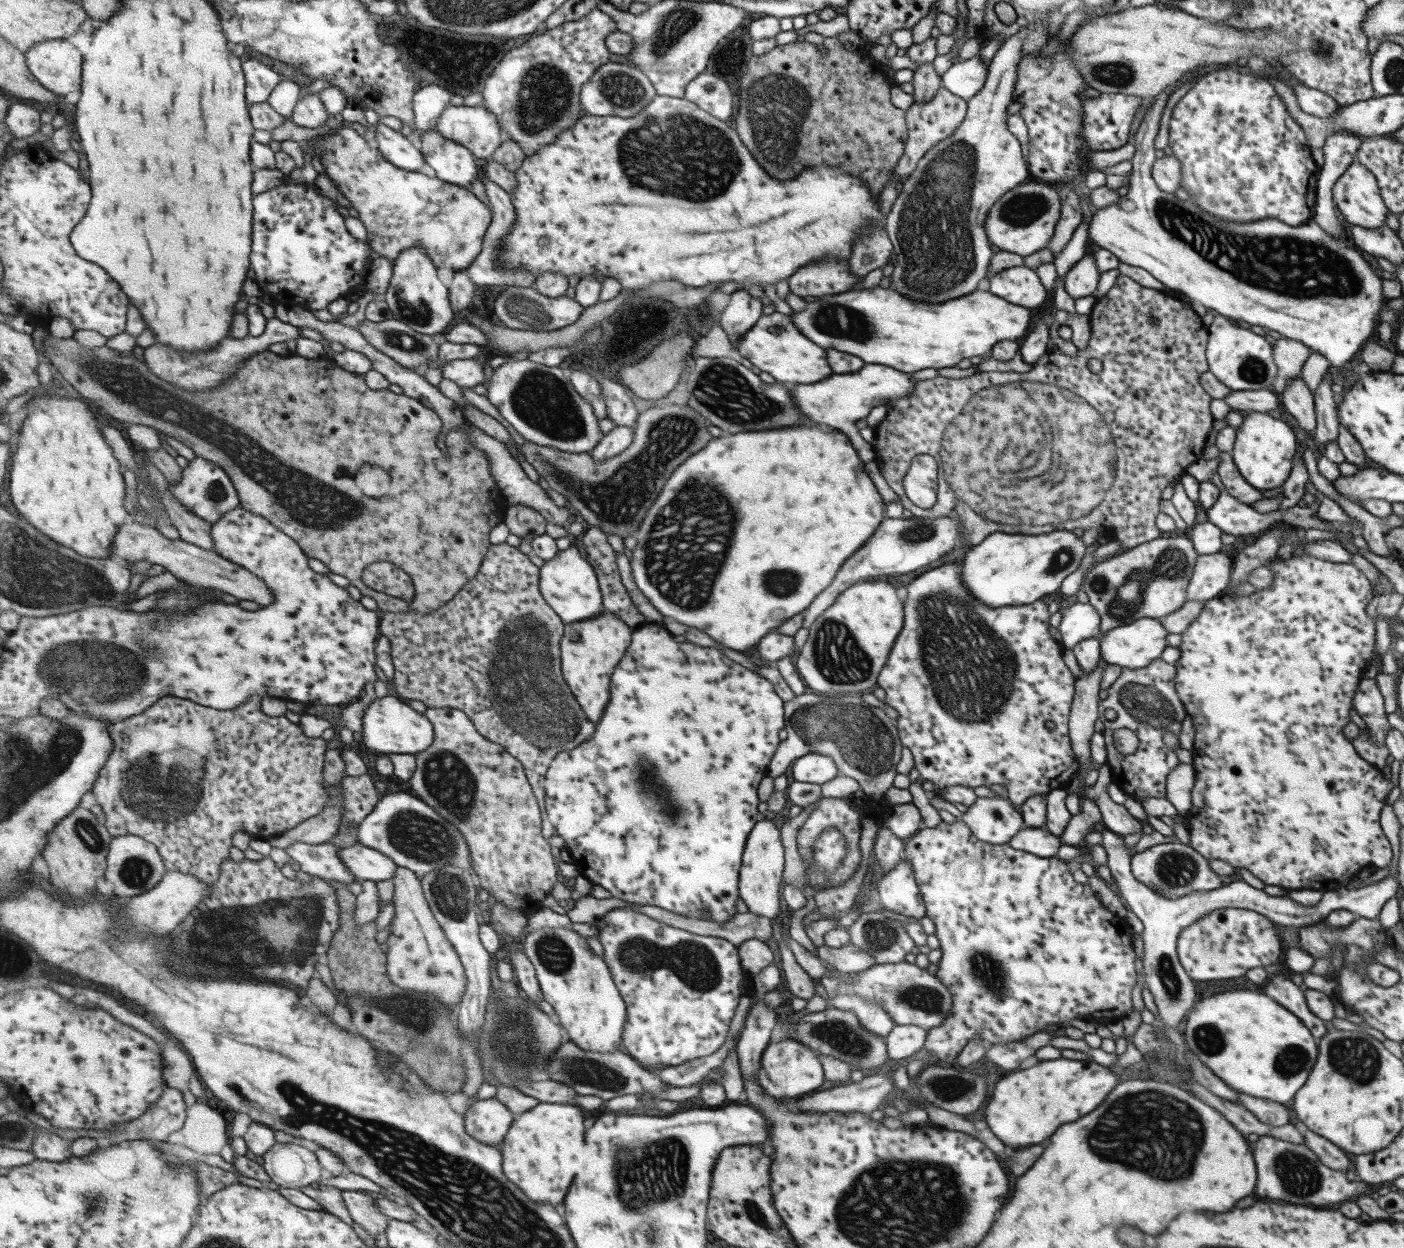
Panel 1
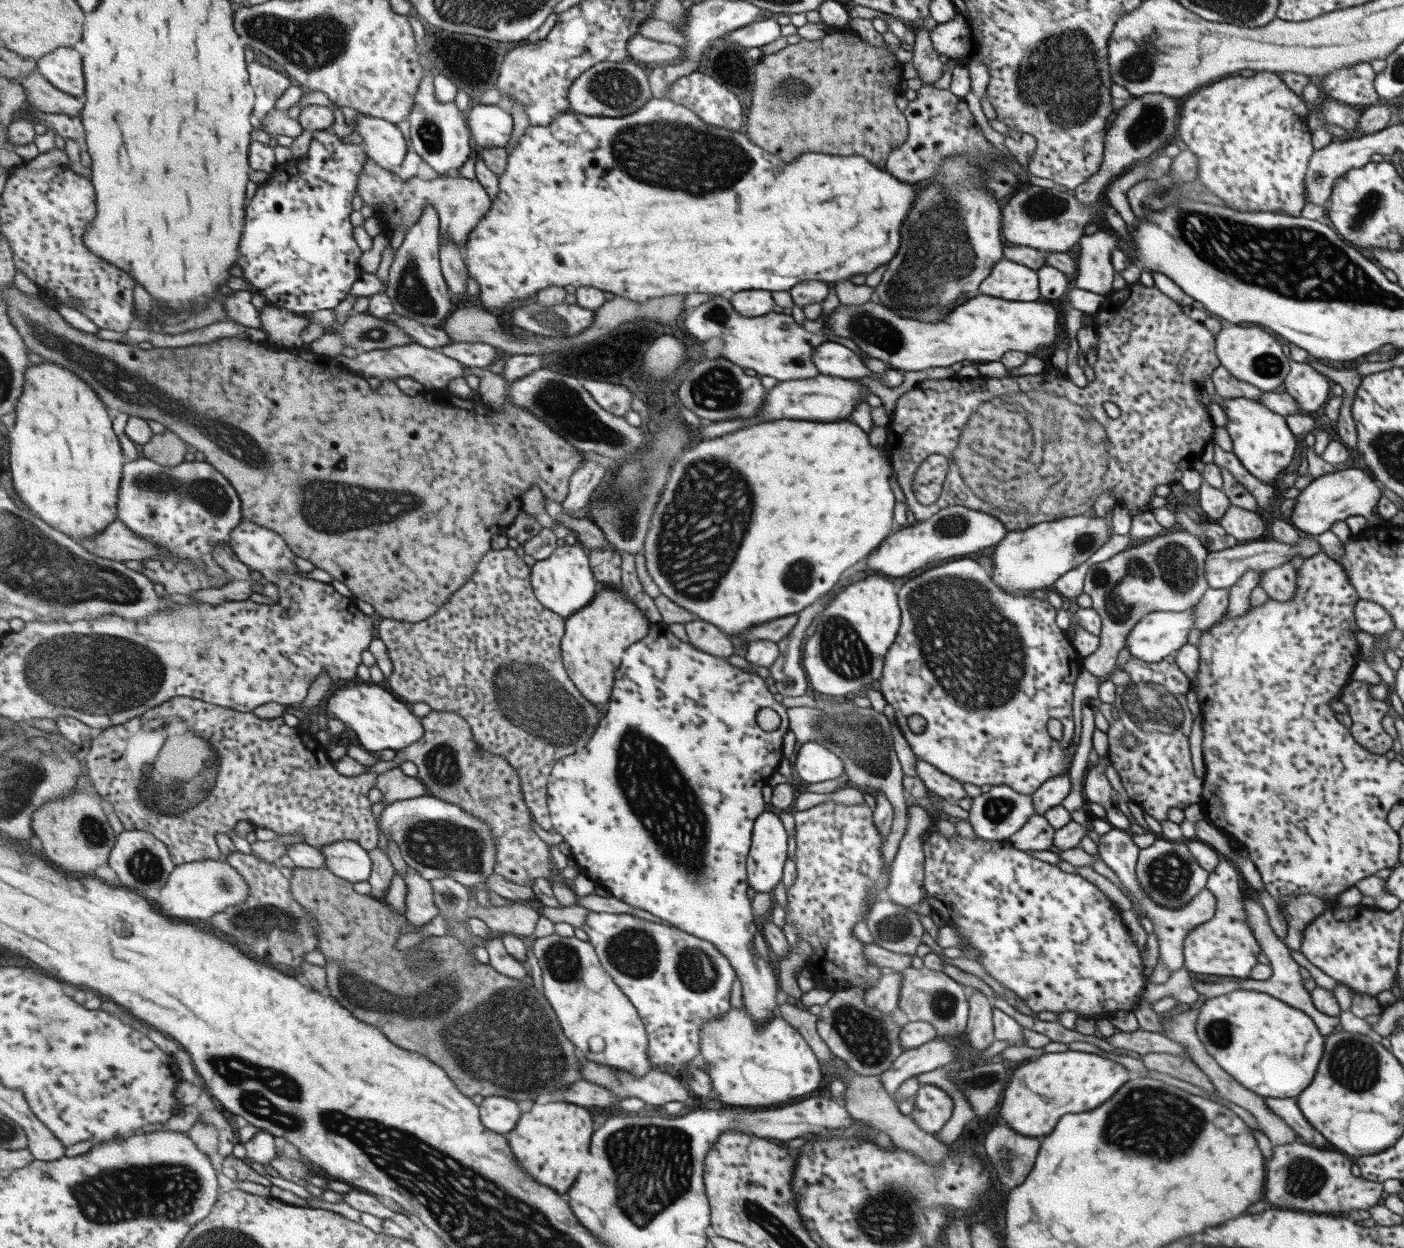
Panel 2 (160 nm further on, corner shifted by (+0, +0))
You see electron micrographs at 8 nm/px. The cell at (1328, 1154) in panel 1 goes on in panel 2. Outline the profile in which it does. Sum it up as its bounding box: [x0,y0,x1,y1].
[1262,1097,1332,1149]

